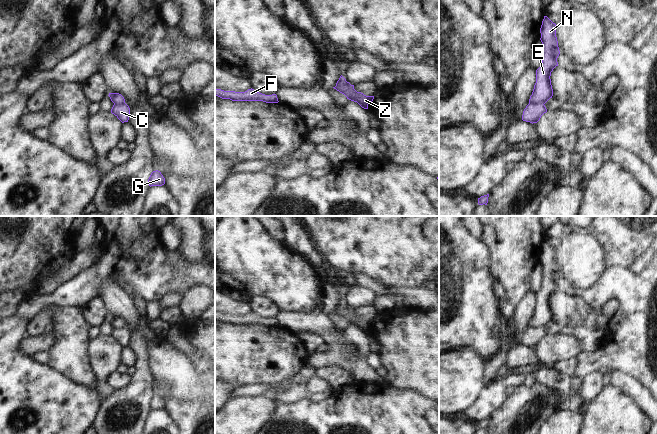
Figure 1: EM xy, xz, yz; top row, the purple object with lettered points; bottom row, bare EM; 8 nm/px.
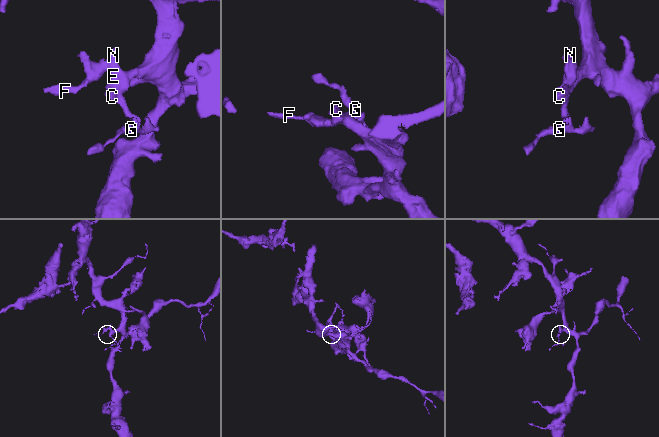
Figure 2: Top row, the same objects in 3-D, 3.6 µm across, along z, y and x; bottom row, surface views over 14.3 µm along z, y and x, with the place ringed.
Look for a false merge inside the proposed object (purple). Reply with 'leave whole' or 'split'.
split

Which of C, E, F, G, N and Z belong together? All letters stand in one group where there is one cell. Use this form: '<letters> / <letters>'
C G / E F N Z

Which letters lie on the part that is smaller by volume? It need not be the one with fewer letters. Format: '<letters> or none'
C, G

